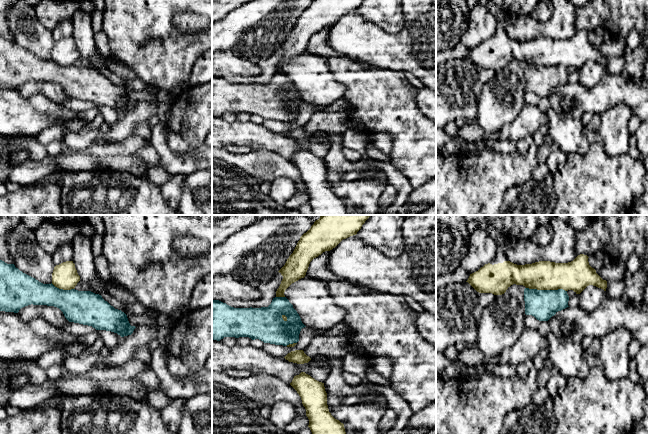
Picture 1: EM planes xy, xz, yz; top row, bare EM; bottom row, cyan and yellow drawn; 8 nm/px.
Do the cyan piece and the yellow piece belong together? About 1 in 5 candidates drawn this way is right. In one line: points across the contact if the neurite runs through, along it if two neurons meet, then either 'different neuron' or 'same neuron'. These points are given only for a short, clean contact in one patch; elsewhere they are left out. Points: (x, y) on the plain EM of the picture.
along yz (526, 63), (534, 65), (564, 65), (566, 67) | different neuron

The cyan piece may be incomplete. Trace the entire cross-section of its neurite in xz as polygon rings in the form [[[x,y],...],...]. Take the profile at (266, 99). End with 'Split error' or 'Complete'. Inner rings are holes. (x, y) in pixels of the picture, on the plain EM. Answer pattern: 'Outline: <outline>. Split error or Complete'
Outline: [[[275,73],[268,83],[234,84],[219,76],[212,76],[212,116],[224,113],[249,113],[264,119],[287,122],[299,117],[302,104],[306,103],[286,73]]]. Complete

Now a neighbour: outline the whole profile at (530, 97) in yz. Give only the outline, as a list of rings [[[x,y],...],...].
[[[525,91],[524,93],[524,102],[530,105],[538,105],[539,96],[537,96],[532,91]]]

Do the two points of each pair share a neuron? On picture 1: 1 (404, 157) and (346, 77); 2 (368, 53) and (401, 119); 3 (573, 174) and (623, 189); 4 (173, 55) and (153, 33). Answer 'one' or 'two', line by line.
1: one
2: two
3: one
4: one

